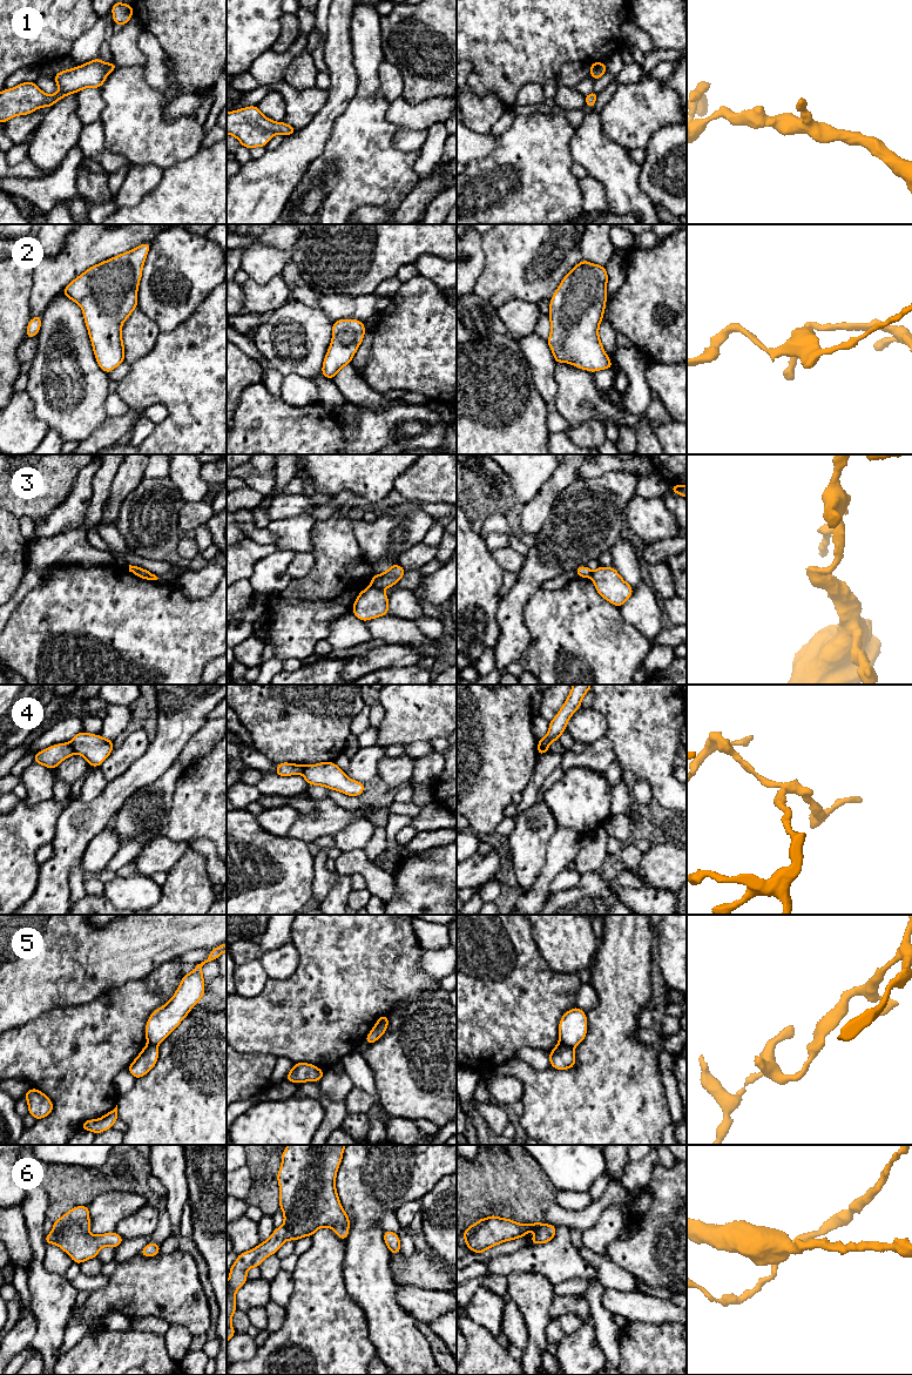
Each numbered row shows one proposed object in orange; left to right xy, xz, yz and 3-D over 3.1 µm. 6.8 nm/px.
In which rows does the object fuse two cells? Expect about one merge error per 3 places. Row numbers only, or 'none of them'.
3, 4, 5

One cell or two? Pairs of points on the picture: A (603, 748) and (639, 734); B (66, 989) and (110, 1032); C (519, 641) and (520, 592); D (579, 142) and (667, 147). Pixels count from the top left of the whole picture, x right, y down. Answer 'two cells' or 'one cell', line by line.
A: two cells
B: two cells
C: one cell
D: two cells

